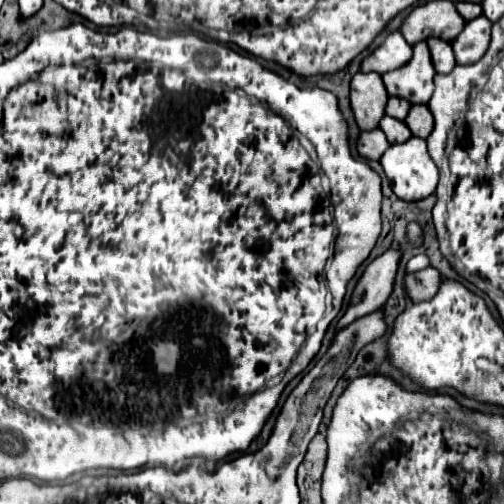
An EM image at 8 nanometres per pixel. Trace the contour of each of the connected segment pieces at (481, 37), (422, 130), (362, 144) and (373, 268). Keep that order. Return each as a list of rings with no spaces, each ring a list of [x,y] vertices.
[[[485,15],[469,21],[463,27],[463,31],[451,41],[457,63],[469,65],[473,61],[479,61],[489,47],[489,33],[491,33],[491,23]]]
[[[411,105],[405,123],[415,137],[425,139],[433,129],[433,115],[427,109],[427,105]]]
[[[379,127],[371,129],[371,131],[361,131],[361,135],[357,139],[357,151],[365,159],[379,161],[381,153],[385,153],[387,147],[389,147],[389,141]]]
[[[389,249],[367,265],[363,277],[359,279],[359,283],[351,295],[345,315],[339,319],[339,323],[335,327],[335,333],[345,329],[359,317],[365,317],[365,315],[377,311],[387,301],[387,297],[393,291],[393,279],[397,273],[399,259],[401,259],[401,251]]]

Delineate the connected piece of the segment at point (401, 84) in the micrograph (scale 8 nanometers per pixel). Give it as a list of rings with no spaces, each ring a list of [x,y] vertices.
[[[425,41],[413,45],[413,57],[401,69],[387,71],[383,83],[389,95],[403,97],[409,103],[427,103],[433,95],[435,67]]]

